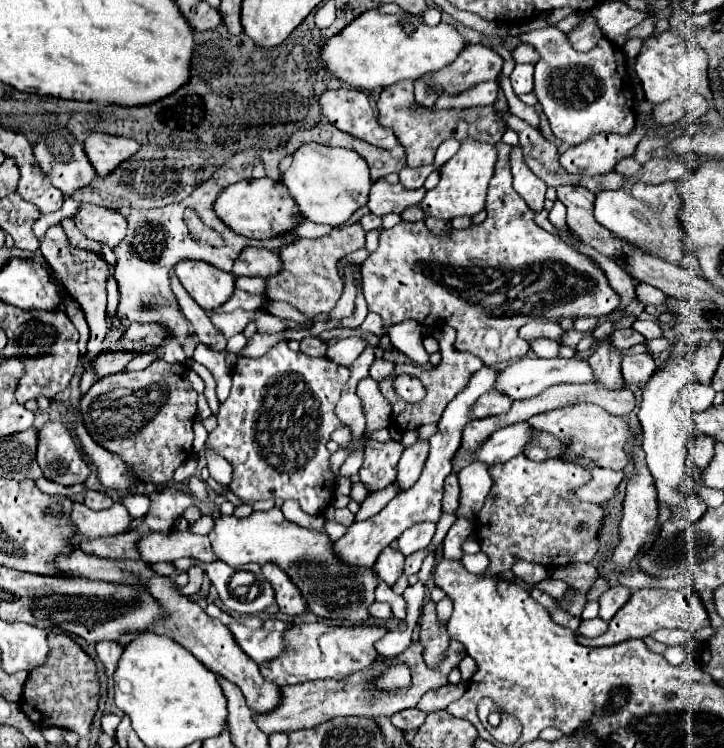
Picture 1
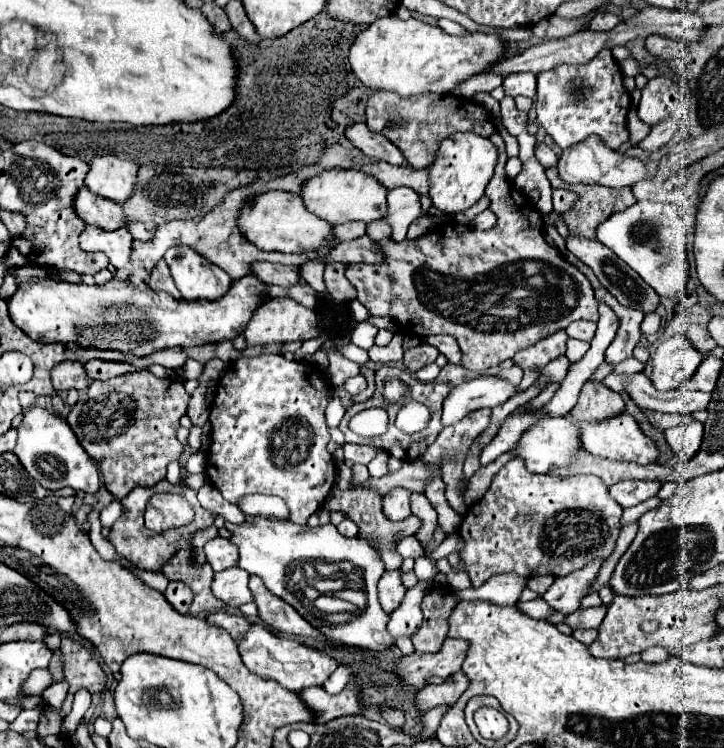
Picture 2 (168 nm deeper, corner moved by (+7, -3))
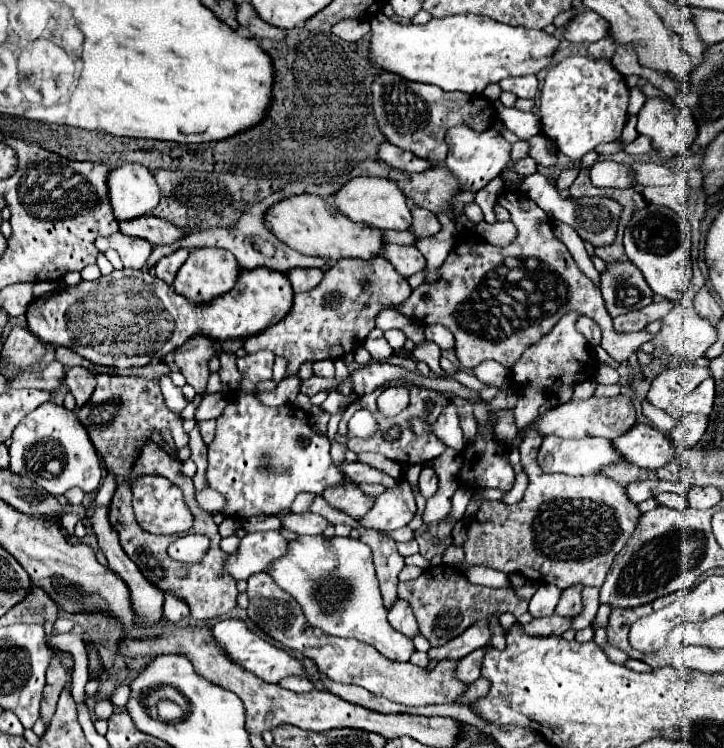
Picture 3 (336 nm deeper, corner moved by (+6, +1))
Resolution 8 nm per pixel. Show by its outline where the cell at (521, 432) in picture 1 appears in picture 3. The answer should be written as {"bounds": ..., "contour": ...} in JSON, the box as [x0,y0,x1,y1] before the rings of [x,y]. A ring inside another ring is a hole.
{"bounds":[538,435,624,475],"contour":[[[546,435],[542,447],[538,451],[538,465],[546,473],[566,473],[566,475],[598,475],[604,467],[624,463],[618,449],[612,447],[612,441],[600,437],[584,437],[584,439],[562,439],[556,435]]]}

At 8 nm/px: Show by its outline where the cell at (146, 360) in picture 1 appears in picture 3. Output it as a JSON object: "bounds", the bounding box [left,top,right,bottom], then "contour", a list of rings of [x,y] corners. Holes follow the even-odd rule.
{"bounds":[160,375,188,417],"contour":[[[168,375],[162,377],[160,387],[162,387],[162,395],[164,395],[166,407],[168,407],[172,413],[176,413],[176,417],[182,417],[182,409],[184,409],[188,403],[186,403],[186,399],[182,397],[180,387],[176,387]]]}

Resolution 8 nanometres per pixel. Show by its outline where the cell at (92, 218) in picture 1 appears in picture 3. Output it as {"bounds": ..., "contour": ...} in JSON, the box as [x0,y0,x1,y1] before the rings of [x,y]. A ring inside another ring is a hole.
{"bounds":[94,233,152,269],"contour":[[[114,233],[110,237],[98,237],[94,245],[102,253],[108,249],[114,249],[120,255],[124,267],[128,269],[144,269],[152,253],[152,243],[146,243],[144,239],[138,239],[138,237],[126,237],[122,233]]]}

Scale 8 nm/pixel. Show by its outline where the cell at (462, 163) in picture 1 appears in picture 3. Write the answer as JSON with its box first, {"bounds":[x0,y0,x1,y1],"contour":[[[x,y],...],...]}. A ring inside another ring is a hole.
{"bounds":[444,125,512,191],"contour":[[[456,125],[450,131],[446,131],[446,143],[448,143],[448,157],[444,163],[458,177],[462,191],[482,189],[488,181],[498,177],[510,163],[512,145],[494,127],[486,131],[474,131],[466,125]]]}

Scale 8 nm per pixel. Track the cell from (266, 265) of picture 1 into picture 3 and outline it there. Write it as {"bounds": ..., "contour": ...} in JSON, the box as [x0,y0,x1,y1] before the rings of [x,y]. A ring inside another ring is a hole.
{"bounds":[288,269,324,293],"contour":[[[292,269],[292,271],[288,271],[288,279],[296,293],[314,289],[322,281],[322,275],[324,275],[322,269]]]}

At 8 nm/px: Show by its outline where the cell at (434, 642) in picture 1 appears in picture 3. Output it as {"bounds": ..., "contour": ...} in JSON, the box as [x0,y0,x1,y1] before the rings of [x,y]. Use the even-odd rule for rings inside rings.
{"bounds":[398,565,528,647],"contour":[[[438,565],[426,569],[418,579],[404,581],[398,585],[398,597],[408,601],[416,621],[420,625],[420,633],[430,641],[432,647],[440,647],[448,643],[450,639],[464,633],[472,623],[486,617],[500,617],[502,613],[510,611],[516,617],[524,615],[528,611],[528,601],[522,601],[514,589],[490,589],[490,587],[478,587],[468,583],[464,571],[454,569],[452,565]]]}

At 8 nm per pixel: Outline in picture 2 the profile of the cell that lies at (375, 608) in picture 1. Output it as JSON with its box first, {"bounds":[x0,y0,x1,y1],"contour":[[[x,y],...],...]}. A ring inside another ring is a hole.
{"bounds":[387,581,433,637],"contour":[[[419,581],[415,587],[407,589],[401,605],[397,609],[393,609],[389,613],[389,623],[387,623],[387,631],[393,635],[393,637],[399,637],[399,635],[413,635],[413,631],[421,625],[421,599],[425,597],[425,591],[431,587],[433,583],[431,581]]]}

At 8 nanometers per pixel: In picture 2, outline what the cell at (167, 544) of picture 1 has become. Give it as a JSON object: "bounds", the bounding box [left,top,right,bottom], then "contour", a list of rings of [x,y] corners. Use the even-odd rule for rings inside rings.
{"bounds":[203,537,237,571],"contour":[[[213,537],[203,547],[209,565],[213,571],[223,571],[227,567],[235,567],[237,563],[237,547],[231,545],[225,537]]]}

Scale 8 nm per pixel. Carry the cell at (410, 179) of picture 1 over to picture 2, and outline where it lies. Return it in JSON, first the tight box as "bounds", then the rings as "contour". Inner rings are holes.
{"bounds":[385,187,448,241],"contour":[[[399,187],[387,193],[387,215],[385,221],[391,225],[393,241],[403,241],[407,235],[407,227],[419,219],[419,217],[428,216],[436,224],[445,224],[448,217],[431,216],[423,209],[419,203],[419,195],[415,191],[409,191],[409,187]]]}

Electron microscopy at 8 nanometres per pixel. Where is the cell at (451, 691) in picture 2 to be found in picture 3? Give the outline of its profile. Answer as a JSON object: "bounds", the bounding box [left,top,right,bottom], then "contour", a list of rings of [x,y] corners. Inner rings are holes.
{"bounds":[458,647,486,683],"contour":[[[486,647],[466,655],[464,659],[458,661],[458,679],[464,681],[464,683],[474,683],[478,677],[480,677],[480,671],[482,671],[482,659],[486,655]]]}

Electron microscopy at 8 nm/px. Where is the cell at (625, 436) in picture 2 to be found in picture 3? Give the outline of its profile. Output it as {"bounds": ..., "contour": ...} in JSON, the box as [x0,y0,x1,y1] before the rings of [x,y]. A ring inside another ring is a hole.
{"bounds":[614,425,678,469],"contour":[[[634,425],[628,433],[614,439],[614,447],[634,465],[644,469],[660,469],[678,455],[670,437],[650,425]]]}

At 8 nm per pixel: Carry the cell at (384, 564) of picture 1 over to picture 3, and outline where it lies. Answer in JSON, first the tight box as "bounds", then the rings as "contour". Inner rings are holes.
{"bounds":[388,599,420,639],"contour":[[[398,599],[396,605],[390,609],[388,621],[390,621],[390,625],[392,625],[398,633],[402,633],[402,635],[406,635],[406,637],[410,637],[410,639],[420,633],[420,631],[418,631],[418,623],[416,623],[416,619],[414,619],[414,613],[412,613],[410,605],[408,605],[406,601],[402,601],[402,599]]]}

